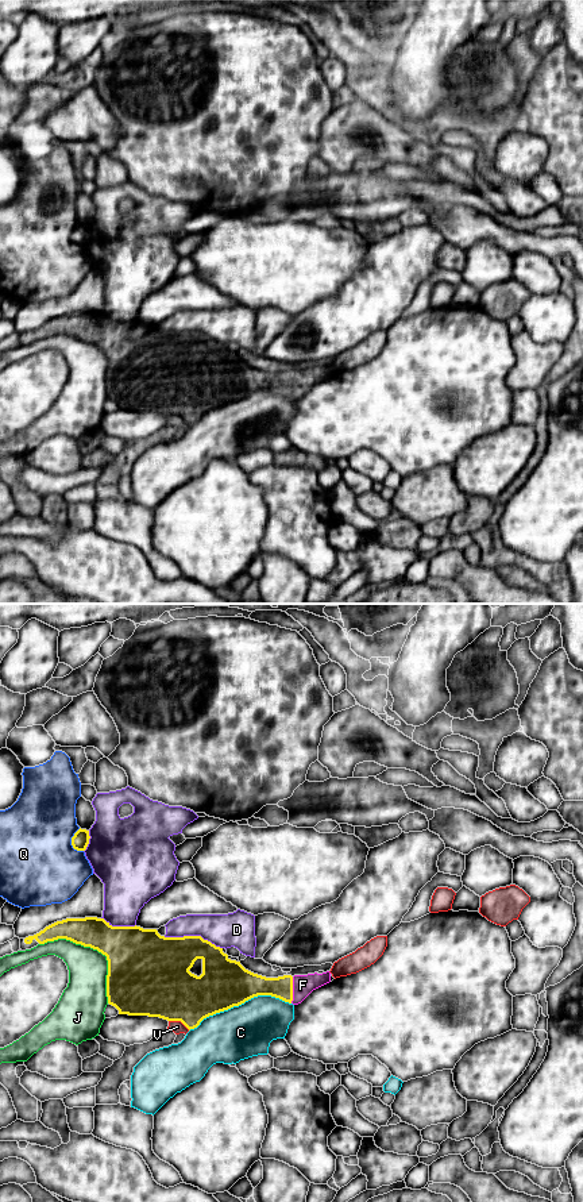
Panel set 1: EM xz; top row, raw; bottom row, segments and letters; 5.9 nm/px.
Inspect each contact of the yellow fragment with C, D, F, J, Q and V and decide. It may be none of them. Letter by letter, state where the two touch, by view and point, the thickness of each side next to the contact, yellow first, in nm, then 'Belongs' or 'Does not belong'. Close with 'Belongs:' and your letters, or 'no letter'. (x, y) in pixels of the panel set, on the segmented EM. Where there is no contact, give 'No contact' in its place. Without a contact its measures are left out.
C: Touches yellow at xz (239, 1004). Thickness 300 nm (yellow) against 320 nm. Does not belong
D: Touches yellow at xz (193, 936). Thickness 320 nm (yellow) against 200 nm. Does not belong
F: Touches yellow at xz (292, 990). Thickness 150 nm (yellow) against 130 nm. Belongs
J: Touches yellow at xz (96, 948). Thickness 360 nm (yellow) against 240 nm. Does not belong
Q: Touches yellow at xz (72, 840). Thickness 100 nm (yellow) against 460 nm. Does not belong
V: Touches yellow at xz (180, 1020). Thickness 380 nm (yellow) against 80 nm. Does not belong
Belongs: F

